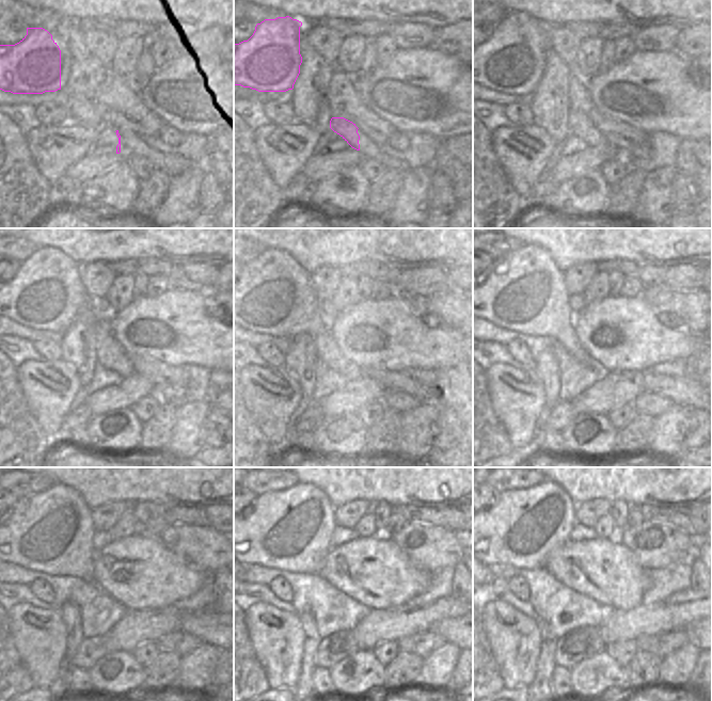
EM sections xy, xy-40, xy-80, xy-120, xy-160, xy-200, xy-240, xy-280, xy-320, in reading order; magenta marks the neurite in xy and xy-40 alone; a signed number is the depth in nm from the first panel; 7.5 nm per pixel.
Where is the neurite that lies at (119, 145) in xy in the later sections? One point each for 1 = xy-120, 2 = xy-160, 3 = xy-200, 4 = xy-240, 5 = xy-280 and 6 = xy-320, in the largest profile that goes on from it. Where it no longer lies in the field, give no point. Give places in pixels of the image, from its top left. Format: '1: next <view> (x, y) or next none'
1: next xy-120 (100, 361)
2: next xy-160 (284, 296)
3: next xy-200 (525, 291)
4: next xy-240 (51, 531)
5: next xy-280 (291, 529)
6: next xy-320 (521, 528)

